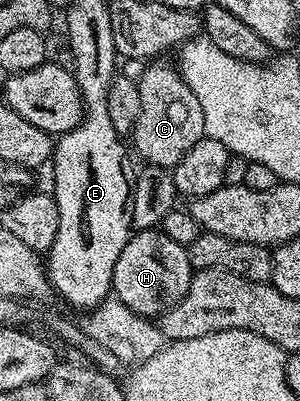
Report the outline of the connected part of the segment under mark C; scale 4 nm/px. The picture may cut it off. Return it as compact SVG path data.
M164 62L149 63L138 77L142 114L132 131L131 139L136 140L141 161L171 170L180 161L182 154L186 154L186 150L190 150L190 146L194 146L194 142L205 135L204 119L202 106L198 106L198 98L184 77L173 65L171 68L168 64L160 63Z

